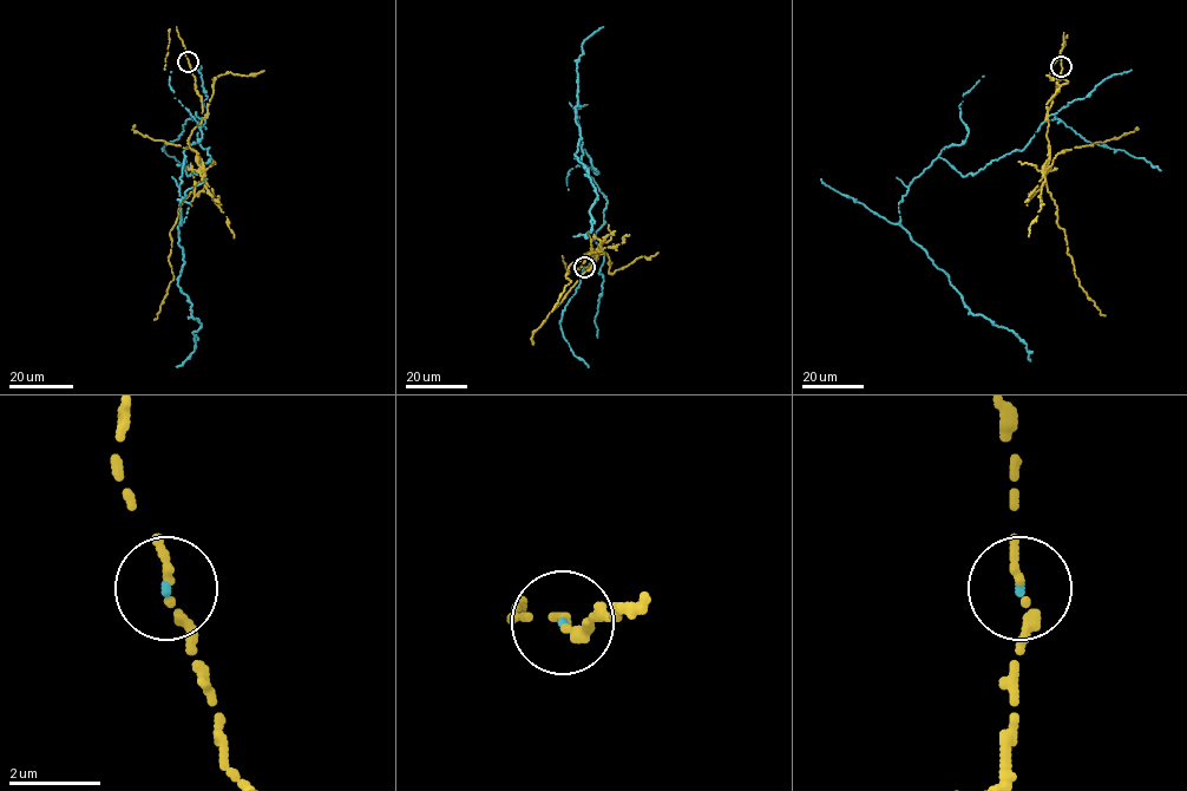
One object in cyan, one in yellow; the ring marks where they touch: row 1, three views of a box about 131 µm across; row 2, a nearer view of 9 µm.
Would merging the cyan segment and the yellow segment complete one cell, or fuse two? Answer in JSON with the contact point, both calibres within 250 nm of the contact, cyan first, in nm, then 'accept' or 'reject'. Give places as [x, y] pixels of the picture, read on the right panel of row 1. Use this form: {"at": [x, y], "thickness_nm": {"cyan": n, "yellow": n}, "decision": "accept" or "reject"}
{"at": [1061, 66], "thickness_nm": {"cyan": 90, "yellow": 240}, "decision": "reject"}

